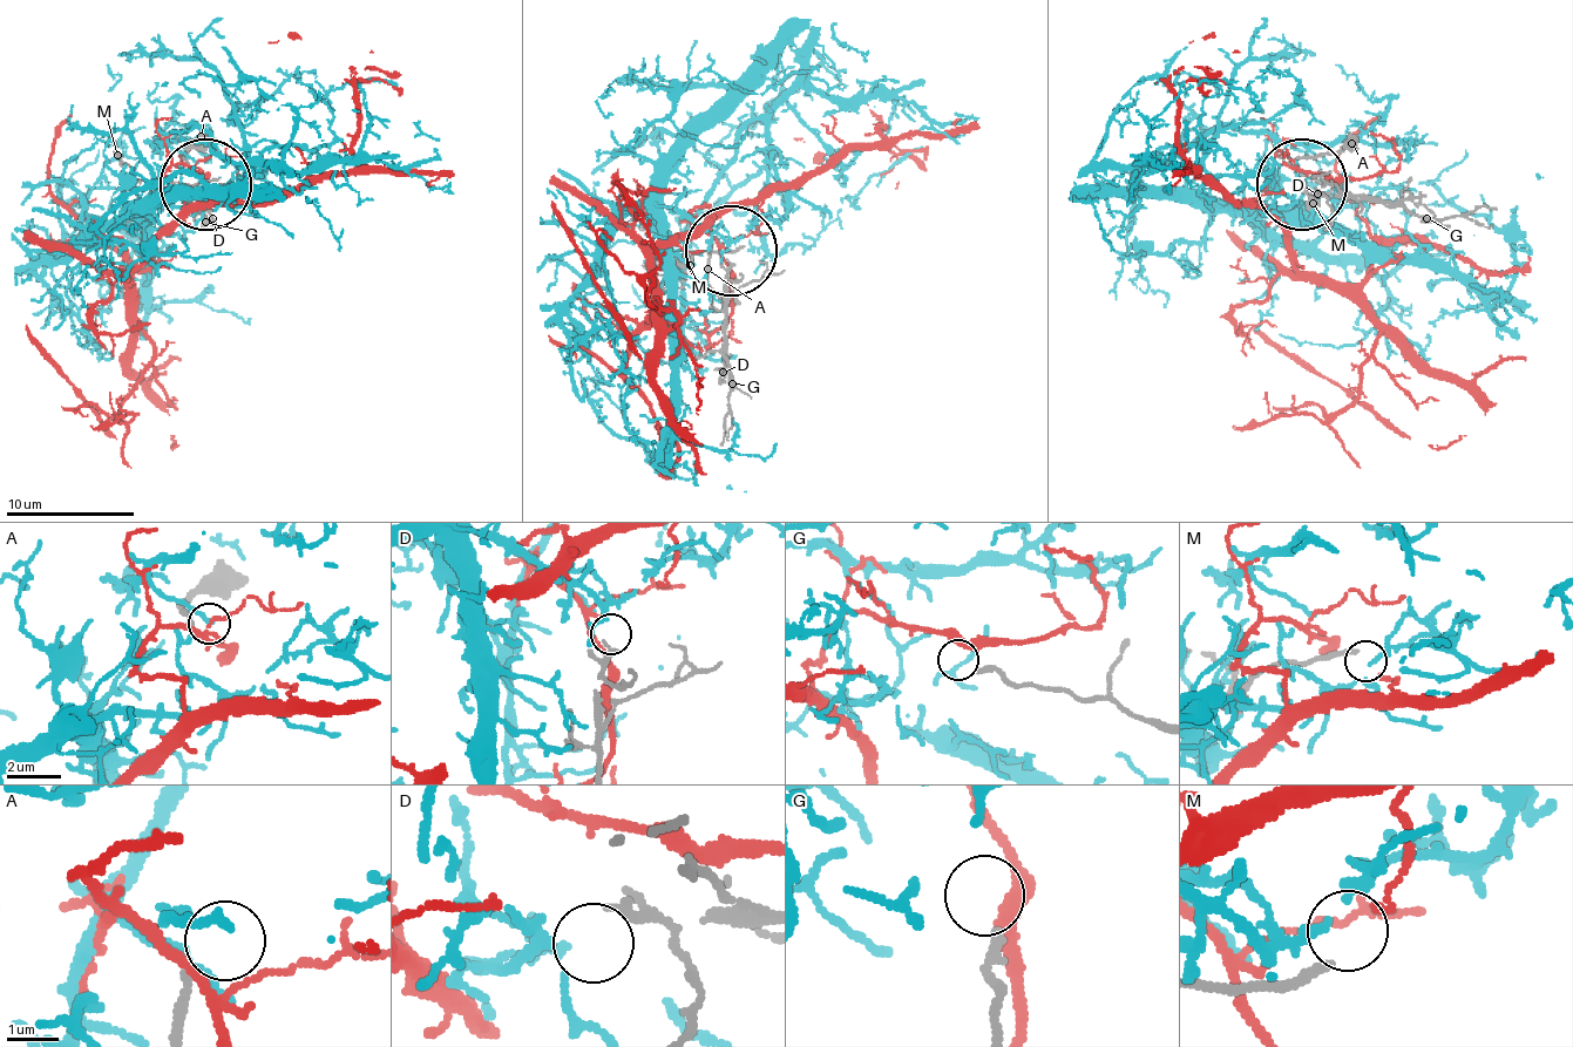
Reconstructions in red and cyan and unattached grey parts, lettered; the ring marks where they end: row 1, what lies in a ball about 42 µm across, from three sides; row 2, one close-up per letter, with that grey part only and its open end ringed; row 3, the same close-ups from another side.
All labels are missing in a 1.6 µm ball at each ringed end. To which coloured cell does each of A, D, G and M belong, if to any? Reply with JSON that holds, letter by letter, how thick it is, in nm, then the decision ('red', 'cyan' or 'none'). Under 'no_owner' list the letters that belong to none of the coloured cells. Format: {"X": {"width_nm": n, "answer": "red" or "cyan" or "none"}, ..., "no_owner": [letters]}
{"A": {"width_nm": 180, "answer": "none"}, "D": {"width_nm": 160, "answer": "cyan"}, "G": {"width_nm": 200, "answer": "none"}, "M": {"width_nm": 190, "answer": "red"}, "no_owner": ["A", "G"]}

